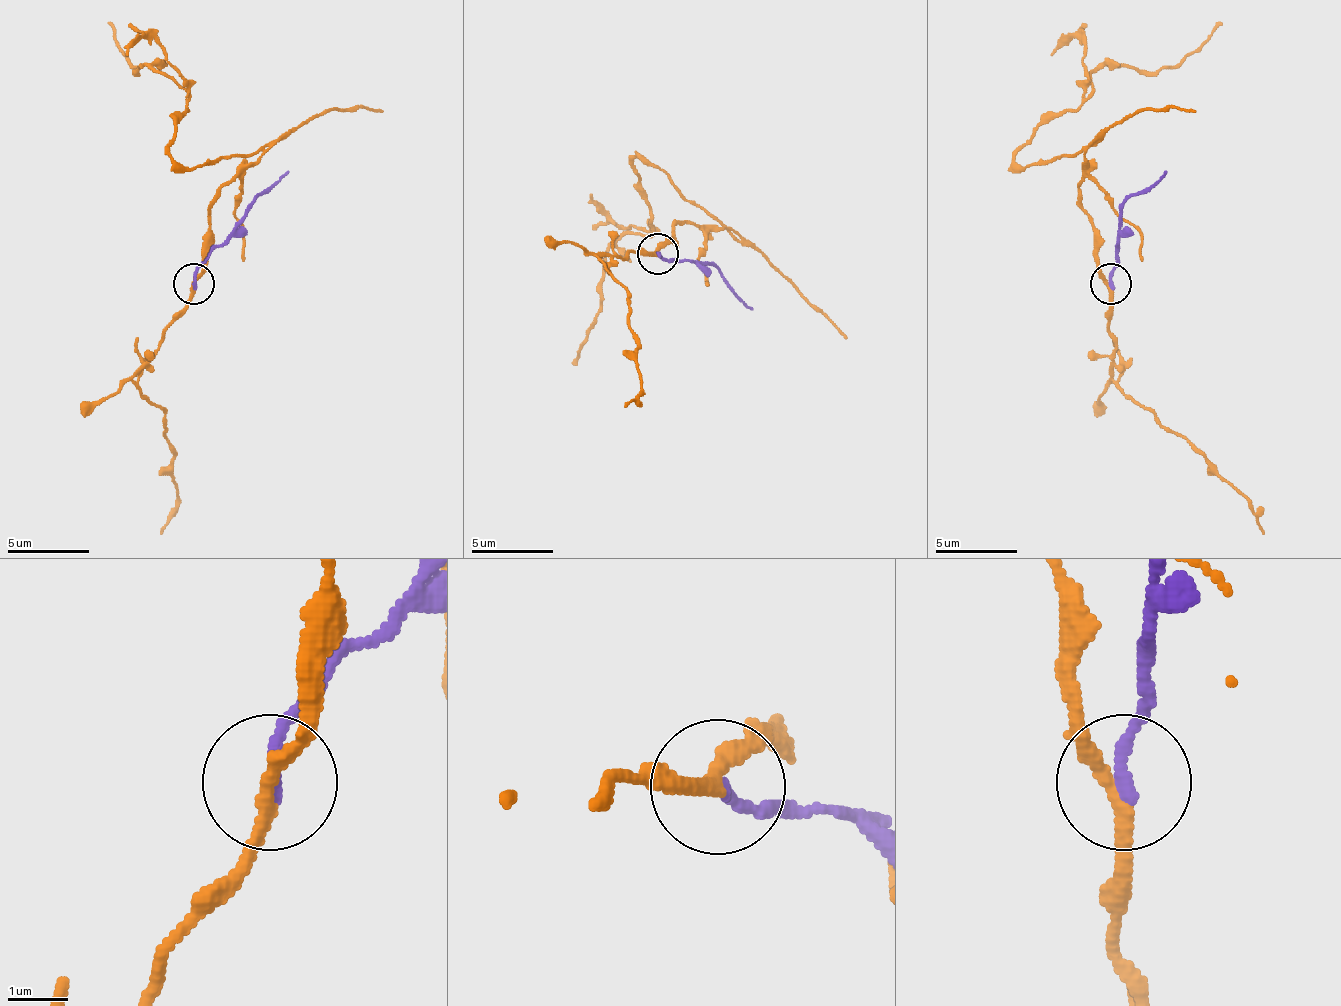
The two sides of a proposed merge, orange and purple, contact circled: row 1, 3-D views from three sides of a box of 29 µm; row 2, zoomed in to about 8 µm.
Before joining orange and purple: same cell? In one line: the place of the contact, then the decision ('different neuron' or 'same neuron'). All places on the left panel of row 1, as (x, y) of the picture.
at (193, 284); different neuron

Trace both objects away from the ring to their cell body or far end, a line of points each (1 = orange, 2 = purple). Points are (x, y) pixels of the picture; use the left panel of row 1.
1: (192, 287), (217, 192), (258, 159), (197, 167), (172, 155), (188, 93), (135, 69), (110, 24)
2: (192, 283), (192, 270), (246, 209), (287, 172)

